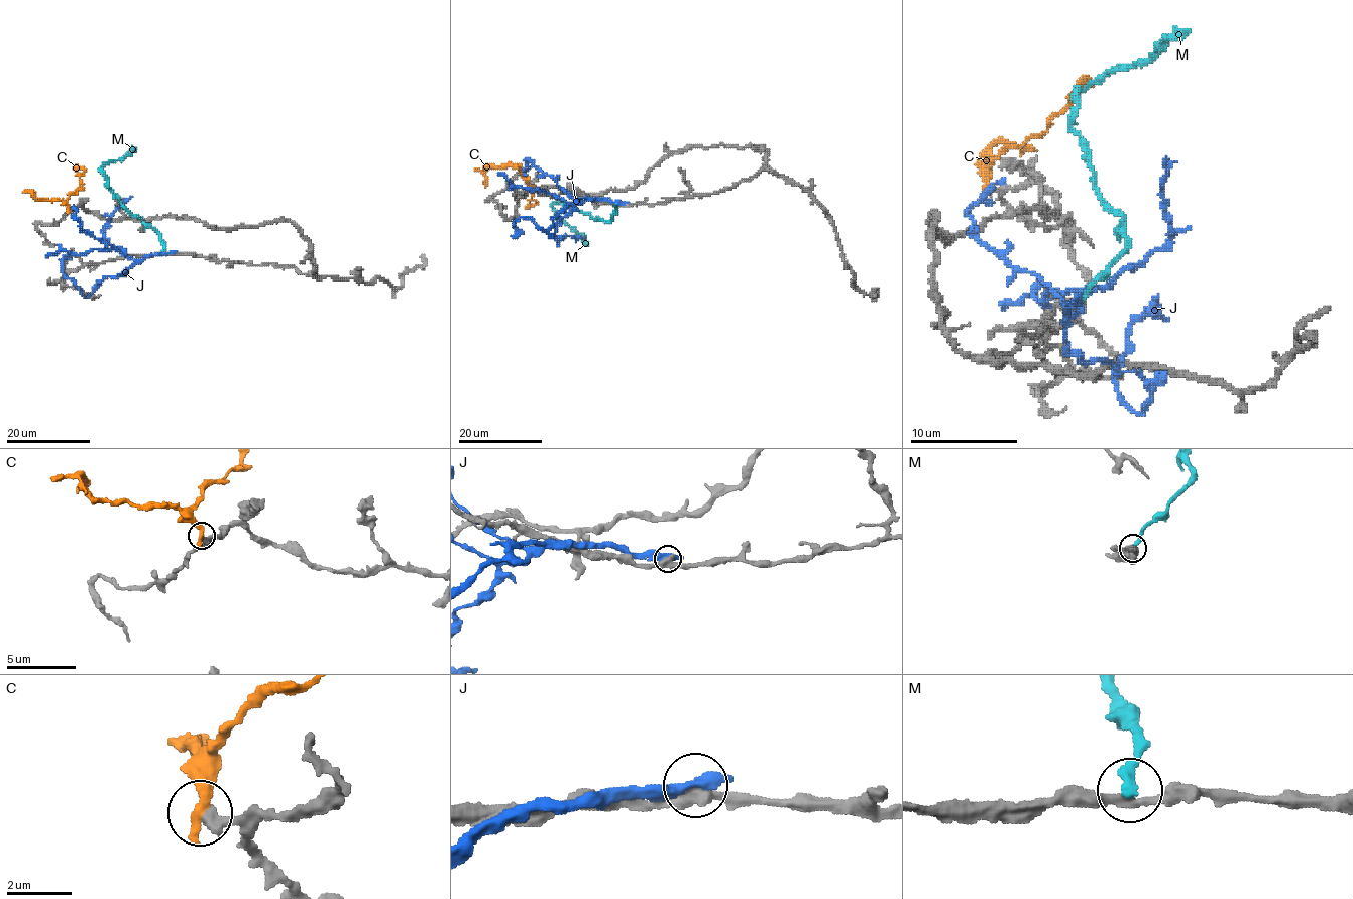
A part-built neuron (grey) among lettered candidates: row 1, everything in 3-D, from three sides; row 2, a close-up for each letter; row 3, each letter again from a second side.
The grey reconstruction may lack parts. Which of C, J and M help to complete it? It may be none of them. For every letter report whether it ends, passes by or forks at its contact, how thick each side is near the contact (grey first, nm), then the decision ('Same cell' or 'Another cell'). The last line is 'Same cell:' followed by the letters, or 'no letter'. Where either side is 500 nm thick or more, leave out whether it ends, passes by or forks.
C: It ends there. Thickness 420 nm (grey) against 440 nm. Another cell
J: Thickness 420 nm (grey) against 550 nm. Another cell
M: It ends there. Thickness 280 nm (grey) against 360 nm. Another cell
Same cell: no letter

